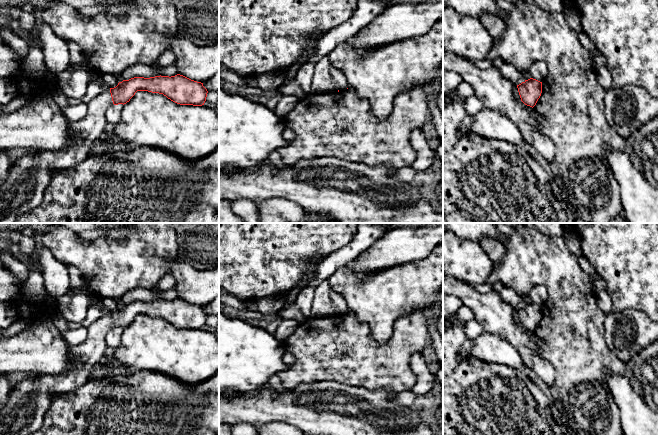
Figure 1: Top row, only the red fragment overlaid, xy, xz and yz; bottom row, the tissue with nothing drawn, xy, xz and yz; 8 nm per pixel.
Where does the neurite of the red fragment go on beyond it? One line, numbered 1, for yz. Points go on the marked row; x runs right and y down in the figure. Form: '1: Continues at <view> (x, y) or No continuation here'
1: No continuation here

